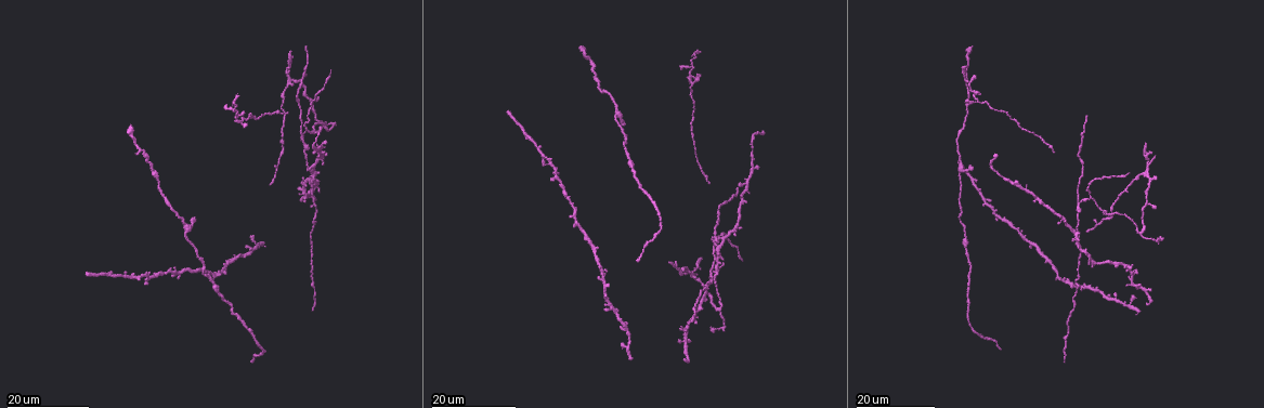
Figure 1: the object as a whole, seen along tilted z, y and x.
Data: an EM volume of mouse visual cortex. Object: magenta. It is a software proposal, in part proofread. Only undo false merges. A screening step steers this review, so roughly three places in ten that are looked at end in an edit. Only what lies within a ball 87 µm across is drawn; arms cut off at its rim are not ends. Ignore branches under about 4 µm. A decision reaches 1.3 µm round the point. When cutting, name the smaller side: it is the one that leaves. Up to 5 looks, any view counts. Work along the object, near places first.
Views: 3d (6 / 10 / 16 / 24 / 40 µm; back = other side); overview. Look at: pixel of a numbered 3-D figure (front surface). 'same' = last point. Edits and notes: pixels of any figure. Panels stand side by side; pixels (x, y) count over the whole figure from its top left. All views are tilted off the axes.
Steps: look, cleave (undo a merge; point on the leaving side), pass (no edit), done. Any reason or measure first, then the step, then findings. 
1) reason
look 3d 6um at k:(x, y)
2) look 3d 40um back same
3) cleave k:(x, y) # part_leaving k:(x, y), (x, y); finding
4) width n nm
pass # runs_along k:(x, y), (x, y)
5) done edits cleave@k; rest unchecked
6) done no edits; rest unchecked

branch point
look 3d 16um at 1:(719, 308)

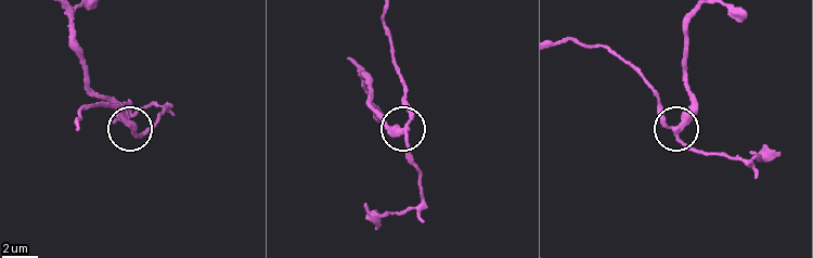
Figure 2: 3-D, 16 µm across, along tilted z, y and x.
zoom in
look 3d 10um at 2:(678, 131)

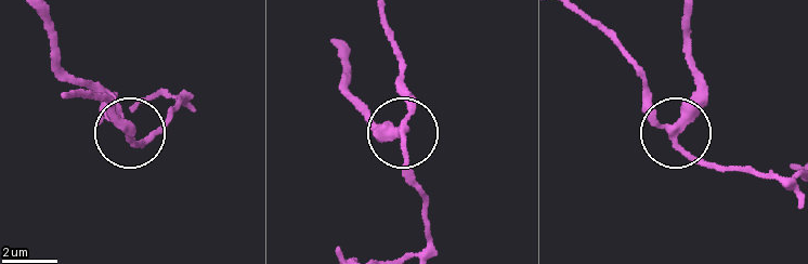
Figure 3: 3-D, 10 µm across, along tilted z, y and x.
from behind
look 3d 10um back at 3:(402, 131)

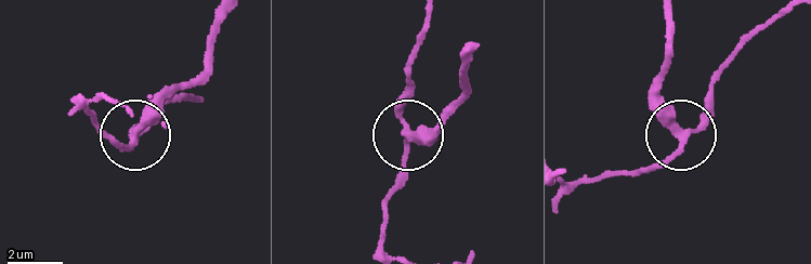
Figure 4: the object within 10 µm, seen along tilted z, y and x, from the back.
arms 3
cleave 4:(159, 106) # part_leaving 4:(133, 136), (204, 68), (213, 21); two cells meet here

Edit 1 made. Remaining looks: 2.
three arms meet
look 3d 16um at 1:(1076, 201)

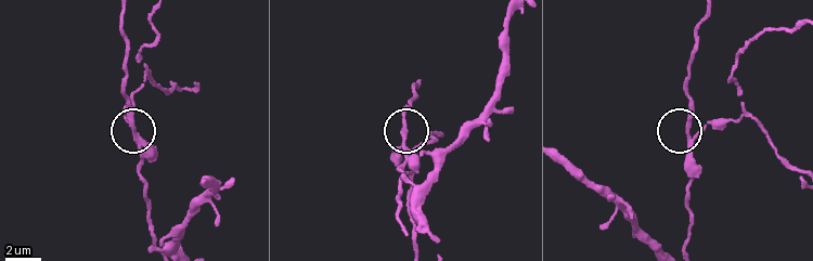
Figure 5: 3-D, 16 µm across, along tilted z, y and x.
look 3d 10um at 5:(134, 129)

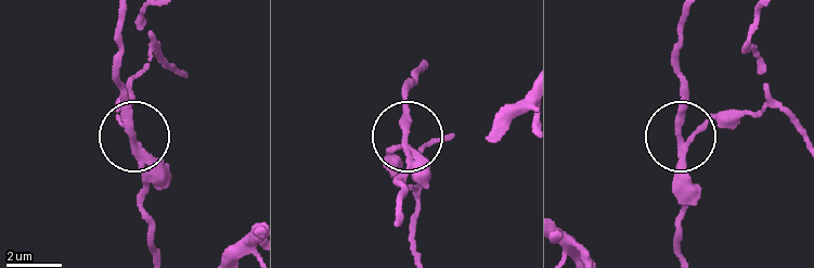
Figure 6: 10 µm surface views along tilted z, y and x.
width 220 nm
cleave 6:(400, 126) # part_leaving 6:(408, 155), (410, 168), (397, 182), (399, 215); a second cell is stuck on

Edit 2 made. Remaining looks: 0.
done edits cleave@4, cleave@6; rest unchecked

